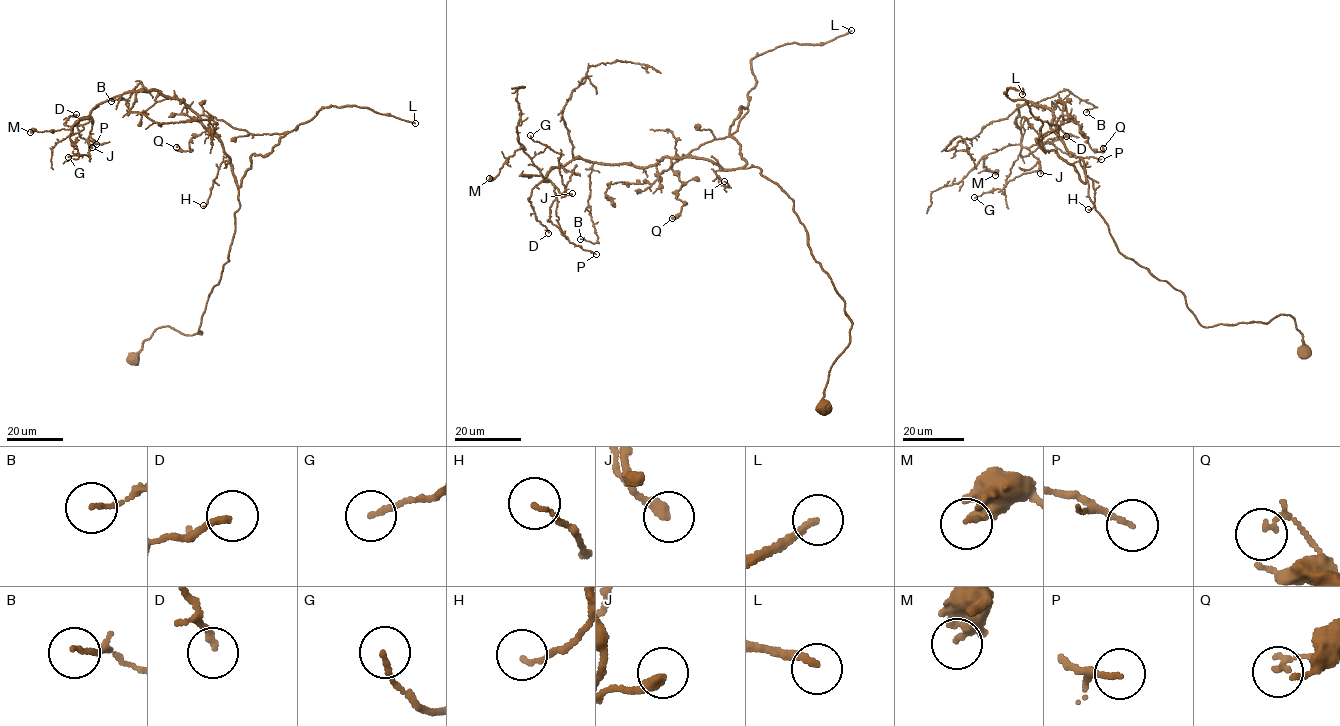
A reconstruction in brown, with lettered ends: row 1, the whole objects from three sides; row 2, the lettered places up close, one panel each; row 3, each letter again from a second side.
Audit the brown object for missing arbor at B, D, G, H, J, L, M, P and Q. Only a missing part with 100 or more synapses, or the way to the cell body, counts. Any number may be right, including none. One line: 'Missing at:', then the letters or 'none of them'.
Missing at: L

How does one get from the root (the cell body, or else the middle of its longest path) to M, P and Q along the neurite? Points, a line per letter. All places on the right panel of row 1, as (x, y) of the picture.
M: (1302, 350), (1290, 316), (1203, 326), (1120, 252), (1051, 111), (1017, 107), (1020, 143), (983, 163), (995, 175)
P: (1302, 350), (1290, 316), (1202, 325), (1181, 291), (1119, 250), (1051, 111), (1017, 107), (1023, 147), (1101, 159)
Q: (1302, 350), (1290, 316), (1202, 325), (1119, 250), (1040, 129), (1066, 115), (1103, 148)

